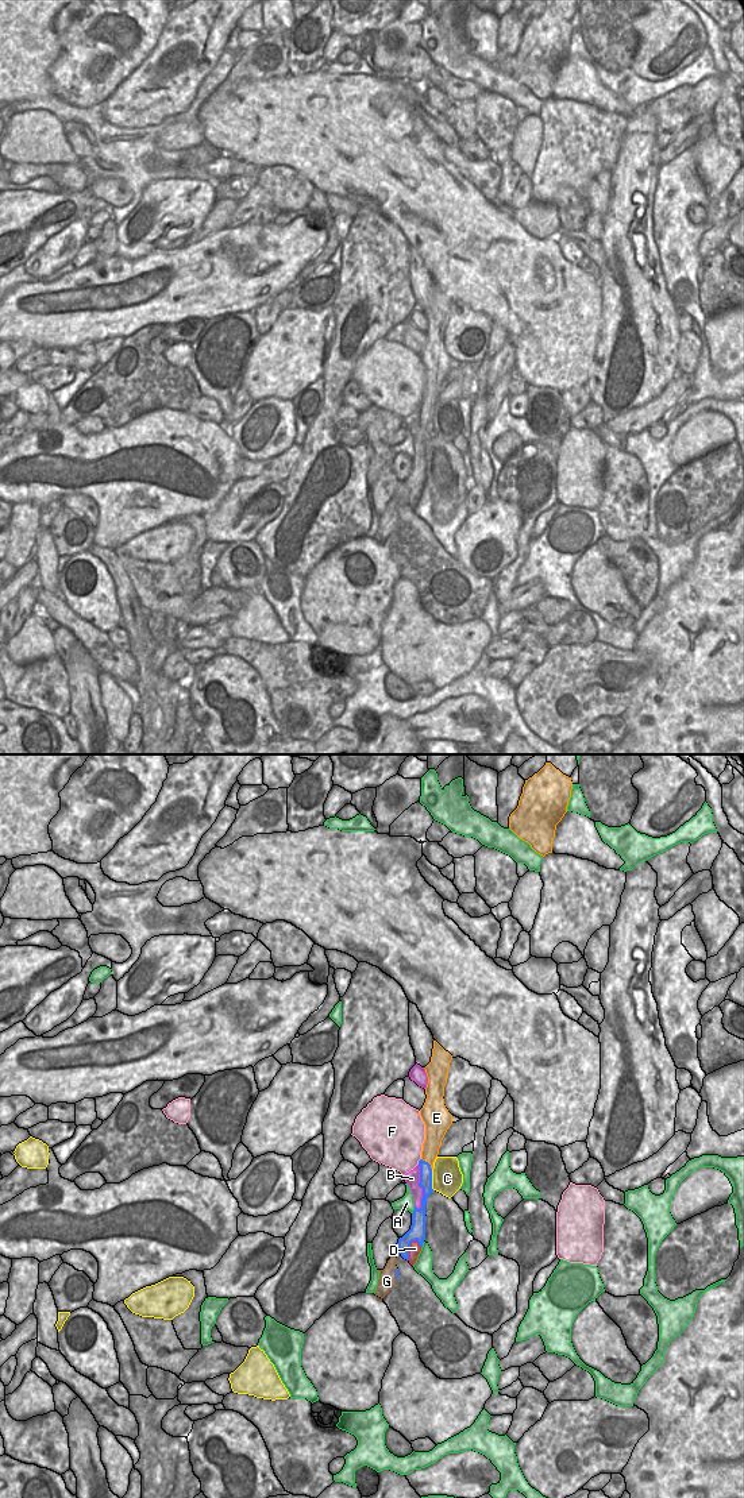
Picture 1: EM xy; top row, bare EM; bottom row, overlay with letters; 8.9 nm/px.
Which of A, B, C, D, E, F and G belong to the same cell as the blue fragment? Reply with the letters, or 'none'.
E, G

